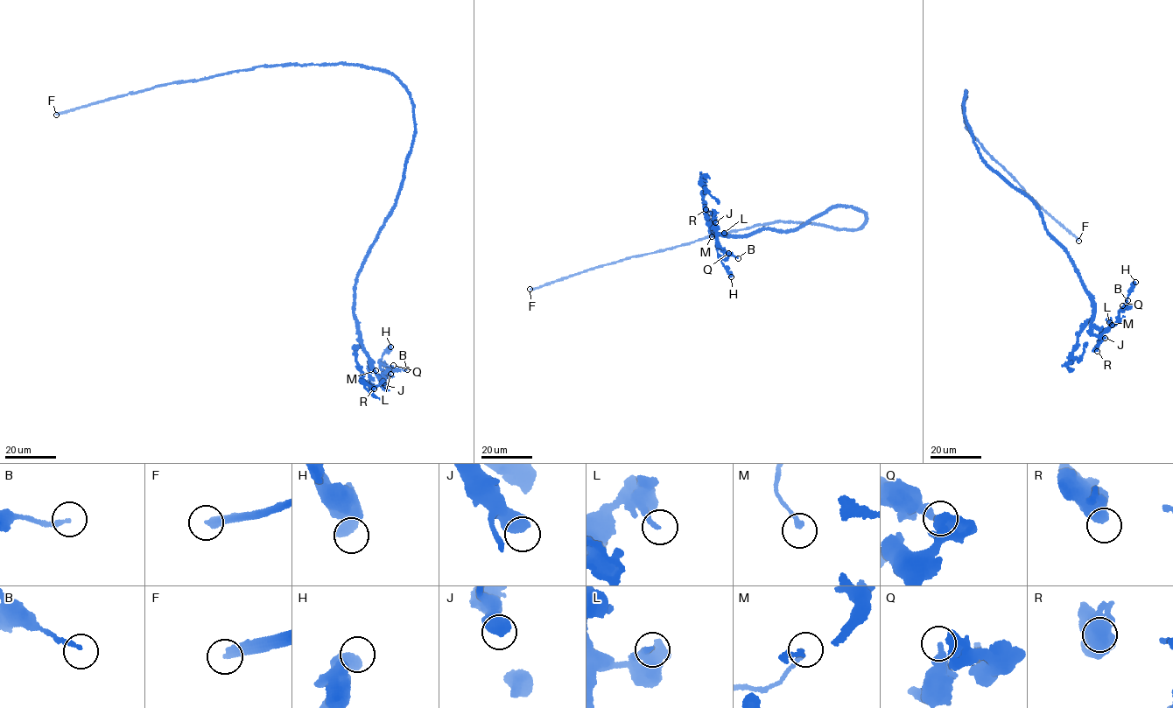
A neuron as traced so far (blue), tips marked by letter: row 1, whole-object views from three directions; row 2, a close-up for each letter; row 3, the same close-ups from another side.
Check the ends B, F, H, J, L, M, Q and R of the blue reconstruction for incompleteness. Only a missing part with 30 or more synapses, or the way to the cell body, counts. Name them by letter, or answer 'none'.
F

